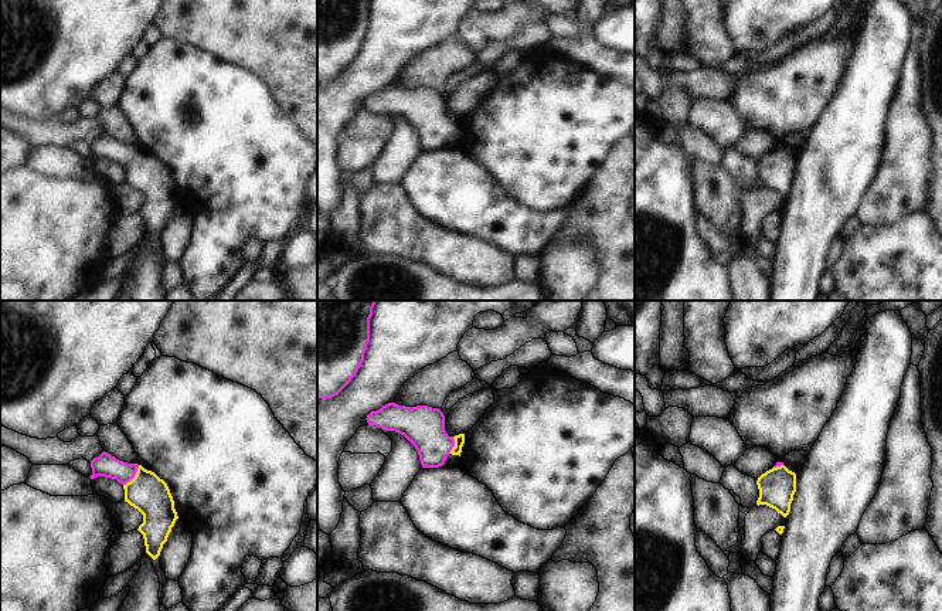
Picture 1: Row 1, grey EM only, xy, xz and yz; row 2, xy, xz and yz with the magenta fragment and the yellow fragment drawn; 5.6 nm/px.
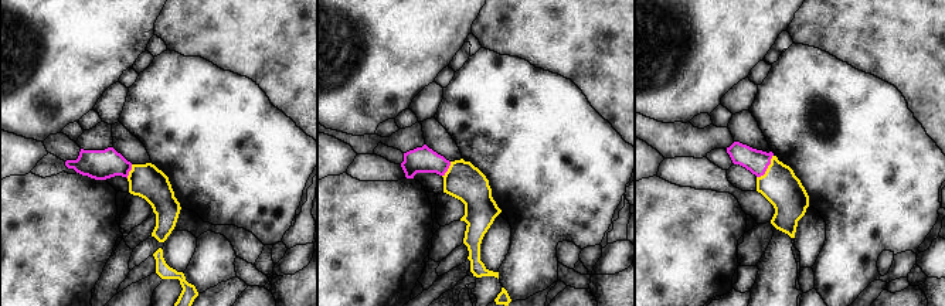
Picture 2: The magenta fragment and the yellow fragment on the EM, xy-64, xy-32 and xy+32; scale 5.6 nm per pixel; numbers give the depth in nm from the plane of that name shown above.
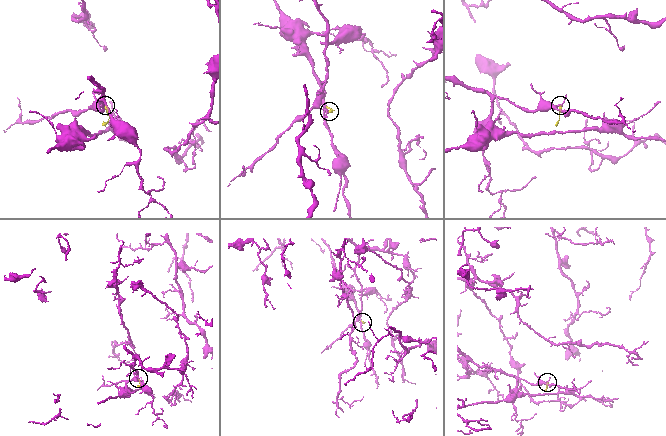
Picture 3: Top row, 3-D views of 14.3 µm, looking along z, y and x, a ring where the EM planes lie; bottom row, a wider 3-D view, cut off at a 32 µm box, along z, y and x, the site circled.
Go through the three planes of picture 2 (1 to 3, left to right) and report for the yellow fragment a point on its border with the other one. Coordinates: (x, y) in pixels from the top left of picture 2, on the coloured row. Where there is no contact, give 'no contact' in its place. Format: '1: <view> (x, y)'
1: xy-64 (129, 170)
2: xy-32 (448, 167)
3: xy+32 (767, 167)

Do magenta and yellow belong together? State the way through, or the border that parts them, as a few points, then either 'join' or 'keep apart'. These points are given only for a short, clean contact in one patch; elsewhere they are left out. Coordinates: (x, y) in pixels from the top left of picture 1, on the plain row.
across xy (105, 148), (133, 159), (146, 175) | join

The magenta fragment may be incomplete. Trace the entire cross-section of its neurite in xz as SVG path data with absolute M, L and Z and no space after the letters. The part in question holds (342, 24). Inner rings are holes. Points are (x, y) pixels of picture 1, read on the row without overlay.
M317 0L317 81L337 78L356 58L370 24L371 0Z

